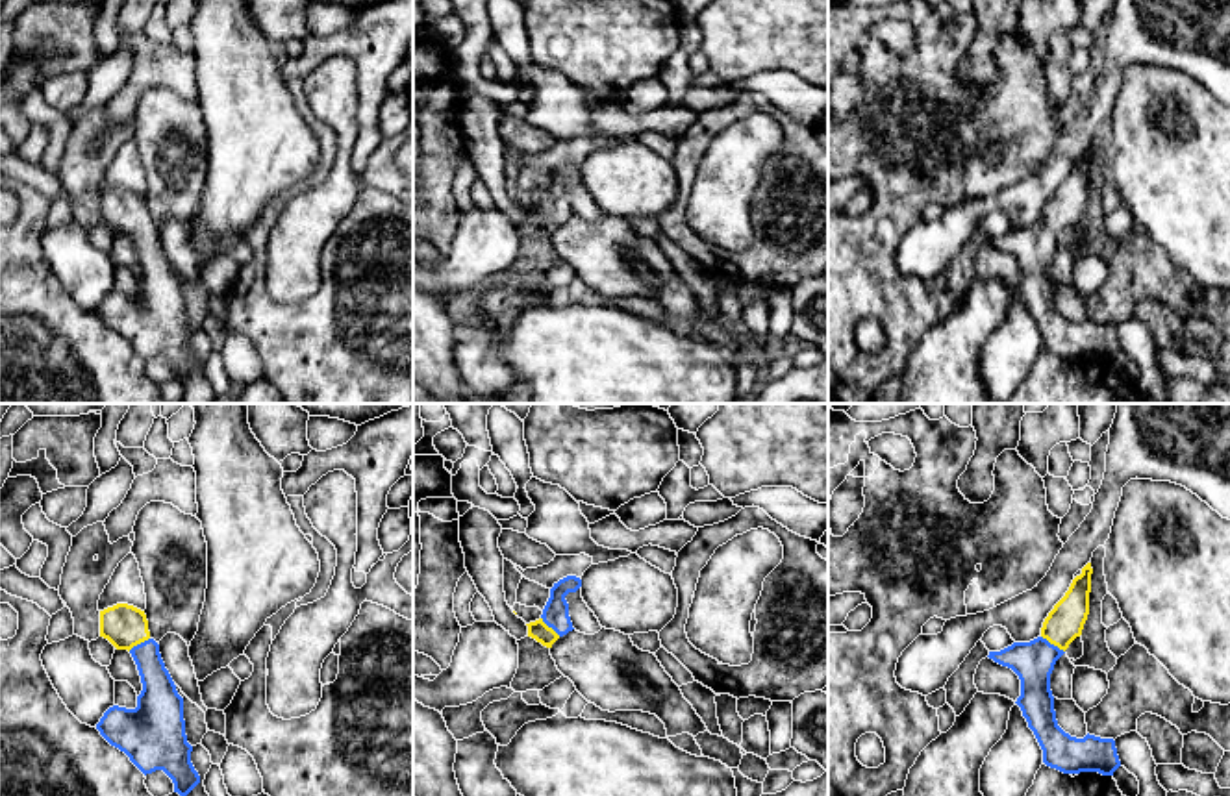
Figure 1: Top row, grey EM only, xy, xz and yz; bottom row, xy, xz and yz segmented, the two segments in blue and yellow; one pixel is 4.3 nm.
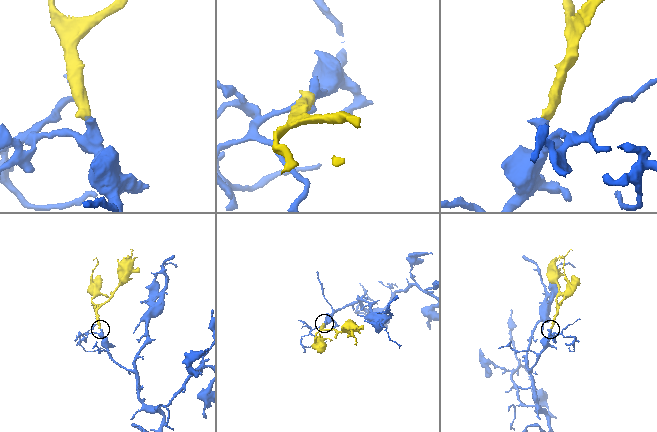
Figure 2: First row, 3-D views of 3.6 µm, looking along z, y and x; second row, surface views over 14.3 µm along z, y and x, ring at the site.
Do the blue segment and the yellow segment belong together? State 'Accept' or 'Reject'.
Accept

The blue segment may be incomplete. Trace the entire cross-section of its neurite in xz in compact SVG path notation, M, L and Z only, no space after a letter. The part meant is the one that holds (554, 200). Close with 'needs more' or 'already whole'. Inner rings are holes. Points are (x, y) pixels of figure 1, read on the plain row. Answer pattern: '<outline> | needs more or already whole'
M567 161L554 168L550 174L550 183L543 194L543 200L539 205L526 209L528 211L528 222L535 224L546 233L552 233L552 230L572 217L572 207L569 202L569 189L565 181L569 178L576 178L582 172L582 165L576 161Z | needs more

